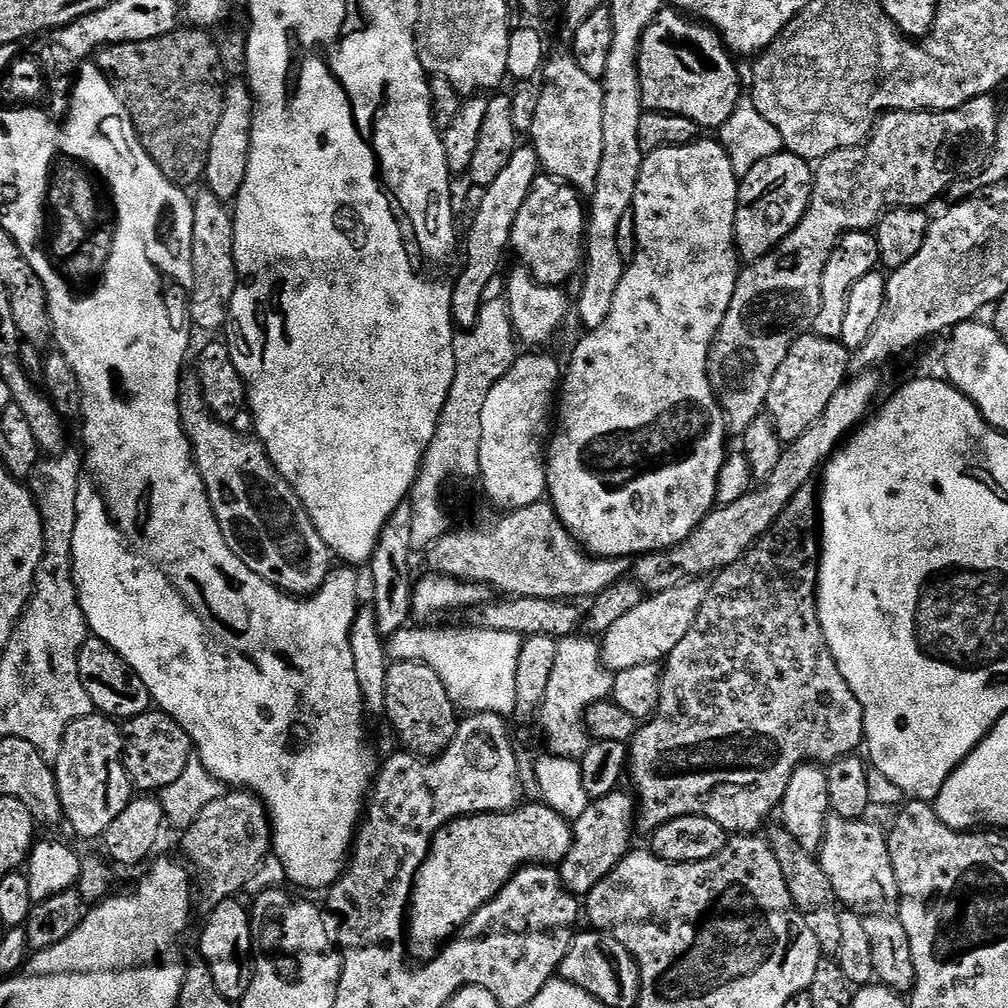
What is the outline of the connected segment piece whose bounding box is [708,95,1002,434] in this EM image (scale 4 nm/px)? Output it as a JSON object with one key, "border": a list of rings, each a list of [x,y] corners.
{"border":[[[991,95],[979,96],[954,110],[945,112],[885,112],[877,120],[876,127],[873,128],[872,135],[867,142],[861,144],[859,148],[834,150],[822,157],[815,165],[810,206],[806,210],[802,222],[798,222],[798,226],[794,226],[792,233],[781,244],[776,245],[762,259],[741,271],[738,282],[734,286],[734,298],[730,298],[730,310],[726,310],[726,318],[722,318],[722,326],[718,330],[716,340],[712,343],[712,349],[708,355],[708,377],[719,399],[720,409],[724,412],[724,419],[727,420],[729,429],[733,433],[742,434],[746,430],[746,426],[750,426],[750,422],[754,422],[754,418],[762,415],[770,394],[770,382],[774,382],[774,374],[778,374],[778,366],[782,366],[782,358],[786,358],[790,346],[794,346],[794,342],[799,336],[813,331],[818,318],[818,310],[822,310],[822,274],[826,270],[826,262],[830,258],[830,254],[836,249],[837,242],[848,232],[866,232],[875,229],[882,213],[889,208],[924,208],[931,200],[936,200],[939,196],[943,197],[947,193],[948,187],[954,182],[965,180],[968,176],[975,176],[984,169],[984,161],[987,160],[989,154],[992,153],[993,146],[996,145],[996,122],[1002,115],[1001,109],[996,109],[996,104],[992,99]]]}

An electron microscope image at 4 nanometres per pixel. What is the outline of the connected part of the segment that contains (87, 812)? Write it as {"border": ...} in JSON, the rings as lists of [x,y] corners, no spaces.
{"border":[[[93,714],[75,720],[62,738],[62,750],[54,761],[54,771],[64,820],[84,840],[103,837],[106,826],[110,826],[110,822],[114,822],[114,818],[118,818],[118,814],[122,814],[134,799],[132,779],[124,765],[124,734],[121,725],[110,716]]]}

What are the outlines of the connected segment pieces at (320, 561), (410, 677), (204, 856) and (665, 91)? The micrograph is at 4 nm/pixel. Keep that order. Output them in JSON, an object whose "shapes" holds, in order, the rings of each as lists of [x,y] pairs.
{"shapes":[[[[194,374],[185,375],[180,386],[180,424],[192,447],[196,468],[202,474],[210,506],[214,510],[214,518],[218,518],[226,546],[230,546],[230,550],[238,554],[238,558],[242,558],[242,562],[246,562],[246,566],[258,574],[258,578],[270,582],[275,588],[281,588],[289,596],[303,598],[319,590],[328,581],[328,574],[334,568],[334,557],[328,551],[326,542],[322,542],[322,534],[318,534],[298,494],[294,494],[282,474],[278,474],[263,444],[251,436],[238,434],[230,424],[223,424],[208,409],[200,389],[200,380]]],[[[392,662],[386,674],[386,702],[383,715],[388,716],[403,747],[414,756],[441,756],[454,742],[458,723],[458,709],[453,704],[442,678],[422,662]]],[[[228,790],[222,798],[210,802],[189,828],[183,829],[184,856],[195,879],[204,887],[209,905],[239,897],[240,891],[252,880],[260,863],[270,856],[272,826],[268,810],[259,796],[247,790]]],[[[666,6],[656,15],[656,21],[645,30],[640,43],[638,70],[645,109],[650,112],[682,114],[682,118],[690,118],[701,129],[719,130],[742,102],[740,72],[735,62],[733,53],[724,47],[724,40],[715,28],[681,12],[675,6]]]]}

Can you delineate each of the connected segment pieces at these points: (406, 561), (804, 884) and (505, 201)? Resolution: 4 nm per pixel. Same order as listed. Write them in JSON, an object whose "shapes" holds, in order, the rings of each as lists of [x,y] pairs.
{"shapes":[[[[405,502],[394,510],[378,538],[378,546],[370,561],[372,584],[376,587],[376,624],[375,631],[387,638],[398,630],[409,627],[412,620],[412,556],[414,549],[410,542],[410,522],[412,521],[411,503]]],[[[782,826],[771,828],[767,829],[769,832],[766,832],[766,839],[774,850],[774,858],[778,858],[778,866],[782,866],[790,898],[802,914],[807,928],[814,933],[814,938],[818,938],[821,953],[828,958],[839,957],[842,946],[842,905],[838,894],[834,894],[834,885],[831,884],[830,878],[826,878],[826,870],[822,870],[819,859],[813,853],[807,852],[798,842],[798,838],[794,838],[794,834],[790,834]]],[[[517,146],[502,174],[498,174],[498,178],[494,178],[494,182],[484,189],[482,206],[474,209],[473,216],[476,217],[468,228],[468,249],[462,252],[464,269],[452,285],[452,323],[457,329],[470,330],[478,322],[480,308],[489,295],[488,287],[495,282],[504,255],[509,255],[518,210],[522,210],[522,202],[526,202],[526,194],[530,194],[530,186],[534,186],[541,172],[540,159],[535,150],[531,146]]]]}

